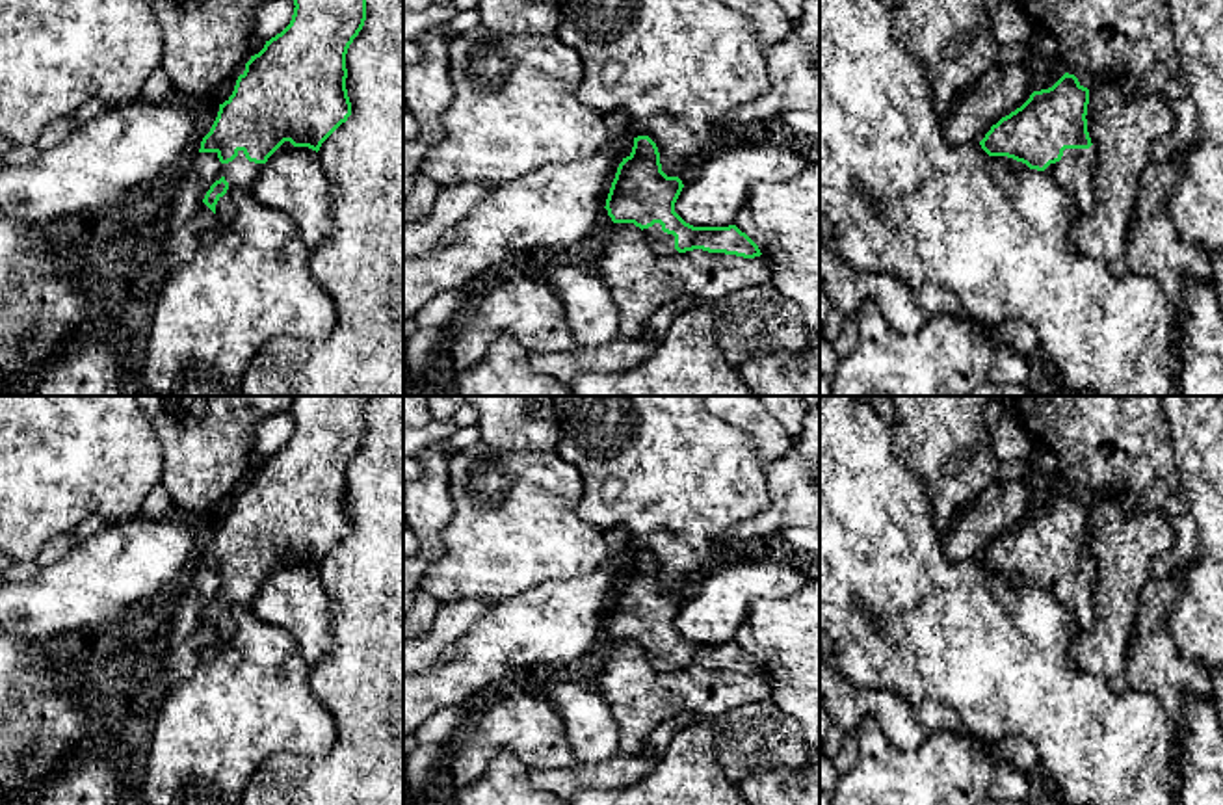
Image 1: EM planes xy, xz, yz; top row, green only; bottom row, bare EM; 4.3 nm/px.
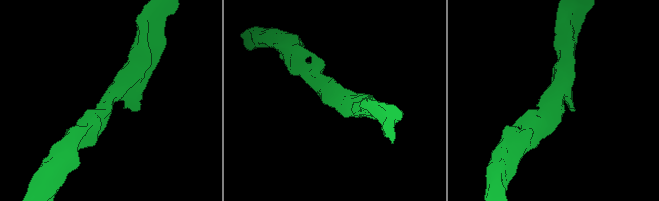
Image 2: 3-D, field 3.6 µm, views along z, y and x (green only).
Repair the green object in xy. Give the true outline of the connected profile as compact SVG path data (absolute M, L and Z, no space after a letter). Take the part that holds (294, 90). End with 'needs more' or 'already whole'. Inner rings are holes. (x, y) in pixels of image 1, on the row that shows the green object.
M294 0L294 6L290 24L251 56L201 141L199 152L216 152L219 158L216 182L203 199L214 214L223 195L253 191L264 164L284 141L318 152L351 115L346 54L364 26L366 0Z | needs more

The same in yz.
M1065 73L1052 87L1033 91L1030 99L1002 117L980 141L989 156L1007 156L1050 177L1072 201L1078 216L1095 210L1097 154L1087 132L1089 89Z | needs more

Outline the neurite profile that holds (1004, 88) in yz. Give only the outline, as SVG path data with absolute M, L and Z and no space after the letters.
M1022 63L994 65L959 97L942 123L946 141L952 147L980 143L993 125L1020 108L1032 93Z

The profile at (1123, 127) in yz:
M1119 78L1089 89L1087 132L1097 154L1095 210L1074 218L1071 240L1087 258L1104 258L1113 275L1128 275L1126 240L1138 201L1139 178L1151 164L1156 141L1175 130L1173 102L1156 93L1128 93Z

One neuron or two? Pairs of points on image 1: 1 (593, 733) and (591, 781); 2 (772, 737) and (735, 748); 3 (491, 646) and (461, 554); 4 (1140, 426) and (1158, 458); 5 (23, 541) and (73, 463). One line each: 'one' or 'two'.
1: two
2: one
3: two
4: one
5: one

